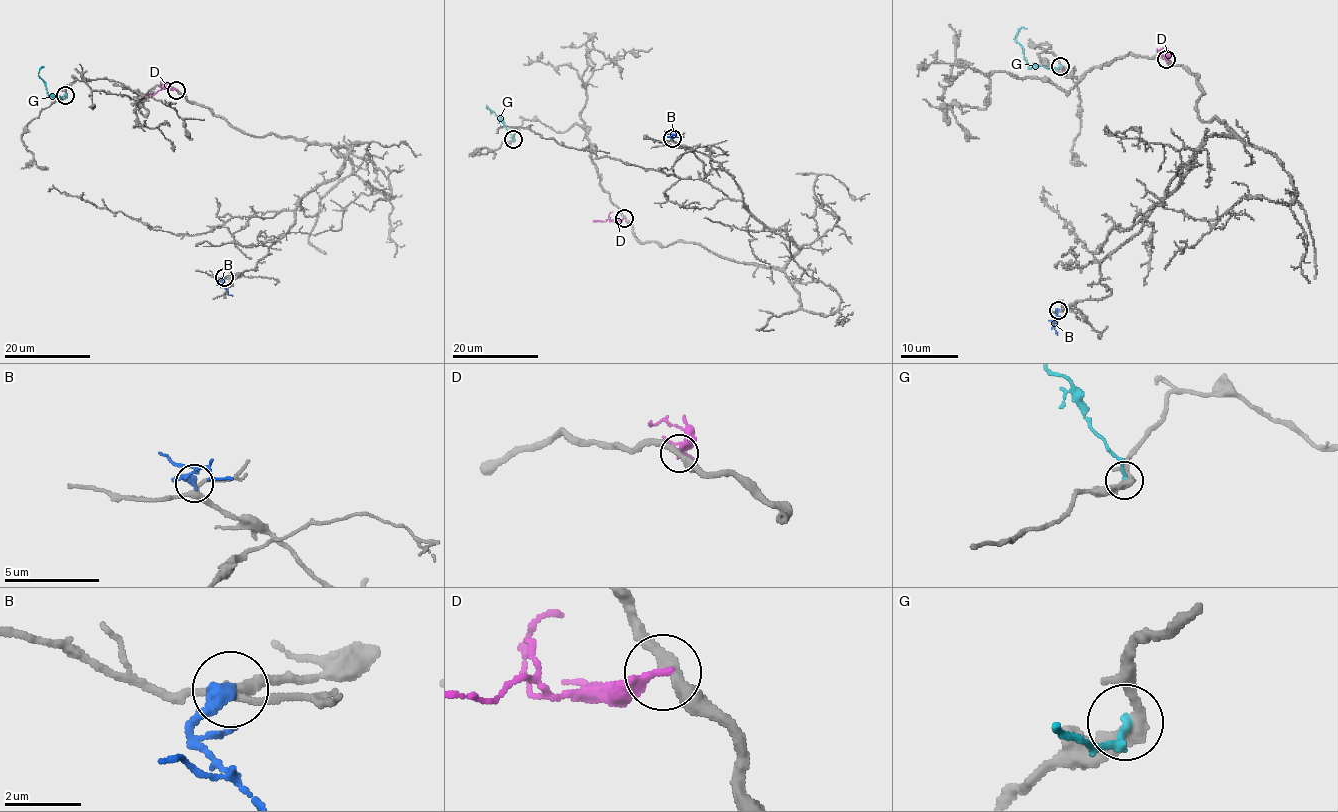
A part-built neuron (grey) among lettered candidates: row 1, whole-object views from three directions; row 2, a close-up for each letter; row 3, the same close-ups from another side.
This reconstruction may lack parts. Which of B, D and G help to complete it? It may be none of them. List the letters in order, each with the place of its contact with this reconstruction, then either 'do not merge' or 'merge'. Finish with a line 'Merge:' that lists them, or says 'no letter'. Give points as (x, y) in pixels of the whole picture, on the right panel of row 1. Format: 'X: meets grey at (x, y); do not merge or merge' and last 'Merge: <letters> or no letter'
B: meets grey at (1058, 310); do not merge
D: meets grey at (1166, 59); do not merge
G: meets grey at (1060, 66); do not merge
Merge: no letter

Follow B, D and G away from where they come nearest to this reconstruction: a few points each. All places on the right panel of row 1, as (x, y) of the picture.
B: (1058, 310), (1055, 333)
D: (1165, 59), (1168, 54), (1168, 67)
G: (1060, 66), (1053, 69), (1028, 67), (1022, 47), (1015, 39), (1022, 27), (1027, 28)

